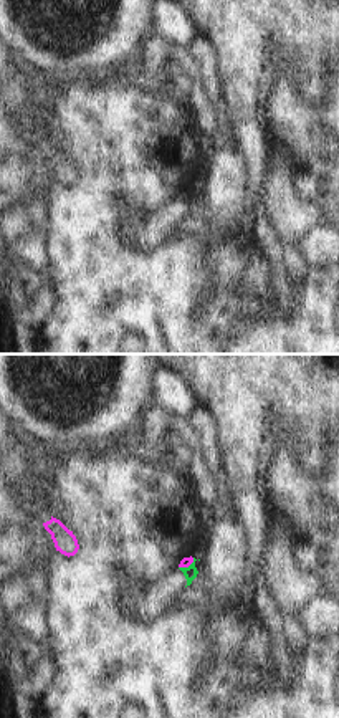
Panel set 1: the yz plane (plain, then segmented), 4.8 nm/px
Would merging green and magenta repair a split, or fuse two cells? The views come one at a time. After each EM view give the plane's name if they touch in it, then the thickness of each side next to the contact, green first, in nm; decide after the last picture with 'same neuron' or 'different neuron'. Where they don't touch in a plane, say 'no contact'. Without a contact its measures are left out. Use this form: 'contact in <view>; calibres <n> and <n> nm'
contact in yz; calibres 70 and 50 nm

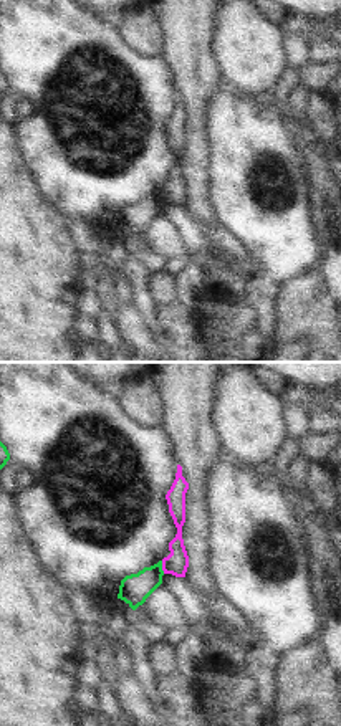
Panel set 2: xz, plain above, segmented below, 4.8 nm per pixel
contact in xz; calibres 150 and 110 nm

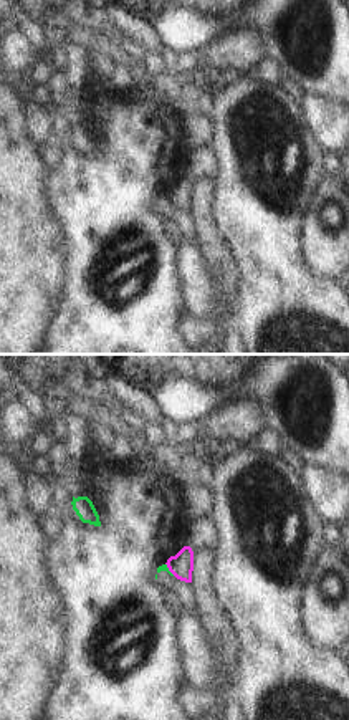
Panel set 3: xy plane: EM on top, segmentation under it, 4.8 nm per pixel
contact in xy; calibres 30 and 120 nm

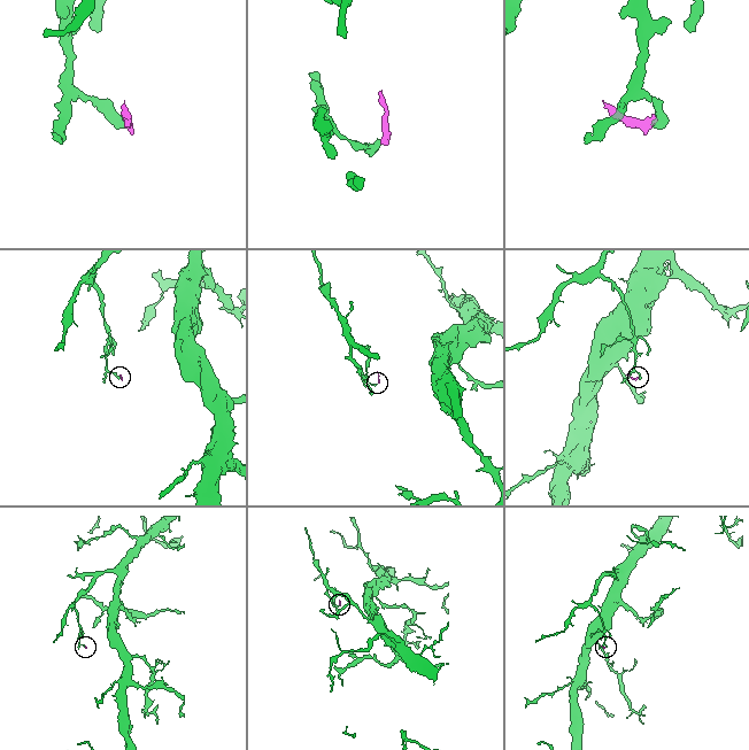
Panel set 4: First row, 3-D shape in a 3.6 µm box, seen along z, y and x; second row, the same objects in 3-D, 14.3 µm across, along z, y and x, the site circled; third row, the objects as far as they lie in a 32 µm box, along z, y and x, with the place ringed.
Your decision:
different neuron

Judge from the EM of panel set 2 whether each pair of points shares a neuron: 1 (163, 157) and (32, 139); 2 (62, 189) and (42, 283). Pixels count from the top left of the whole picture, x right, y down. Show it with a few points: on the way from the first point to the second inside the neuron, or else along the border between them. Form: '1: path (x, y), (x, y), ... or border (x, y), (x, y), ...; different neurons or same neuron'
1: path (129, 171), (115, 179), (98, 179), (65, 162); same neuron
2: border (32, 177), (37, 189), (65, 219); different neurons

